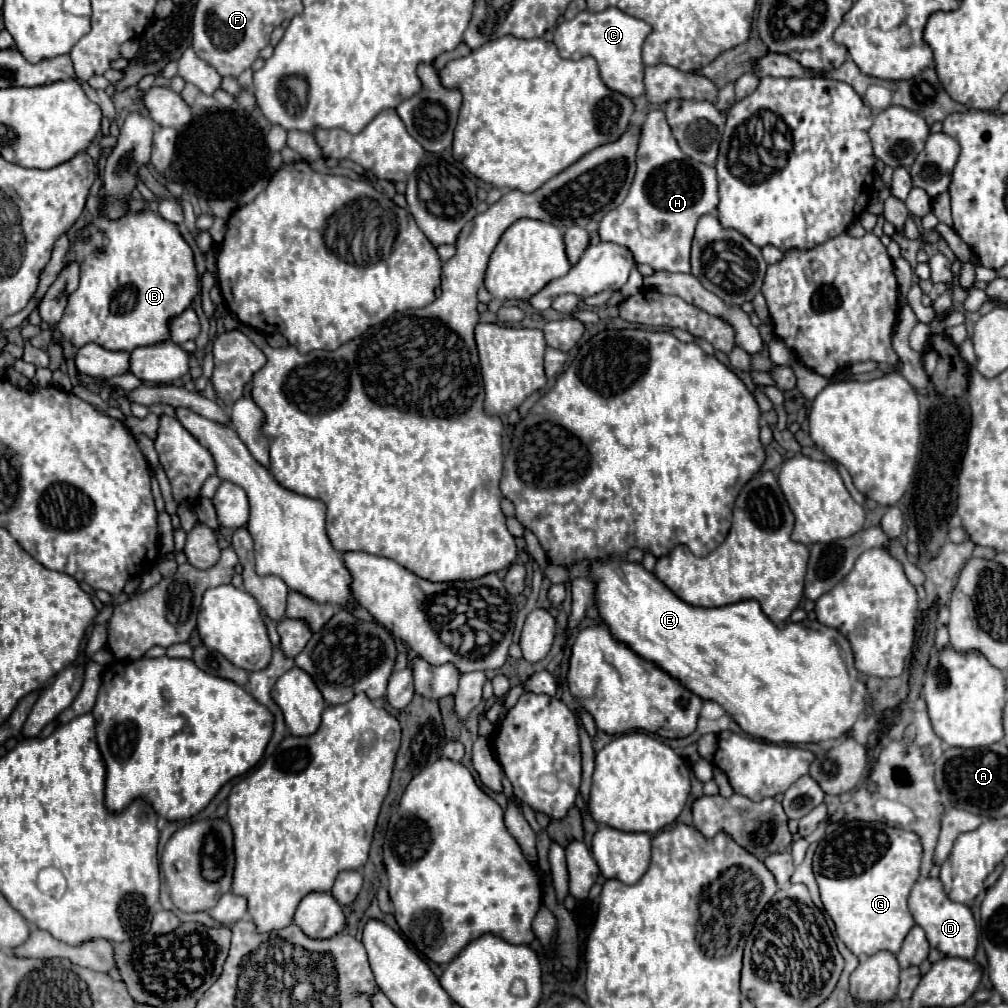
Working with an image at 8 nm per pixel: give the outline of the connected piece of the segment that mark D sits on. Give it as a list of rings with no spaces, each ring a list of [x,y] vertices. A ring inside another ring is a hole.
[[[919,878],[909,894],[909,910],[915,922],[925,930],[931,948],[937,948],[945,956],[957,956],[971,960],[977,950],[977,926],[971,910],[965,904],[949,900],[943,882],[939,878]]]

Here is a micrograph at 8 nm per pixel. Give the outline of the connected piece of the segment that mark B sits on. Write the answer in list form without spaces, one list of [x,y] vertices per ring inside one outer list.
[[[151,210],[127,212],[123,218],[111,222],[99,212],[87,226],[83,226],[73,242],[67,258],[75,258],[81,266],[79,288],[67,296],[67,308],[57,328],[63,338],[75,348],[95,342],[107,350],[131,352],[139,346],[151,346],[169,338],[169,320],[191,306],[197,288],[197,268],[193,250],[179,232],[179,226],[161,218]]]

